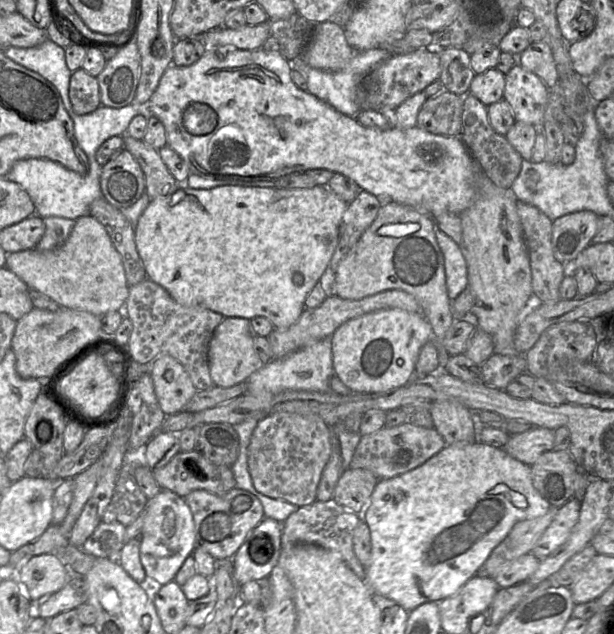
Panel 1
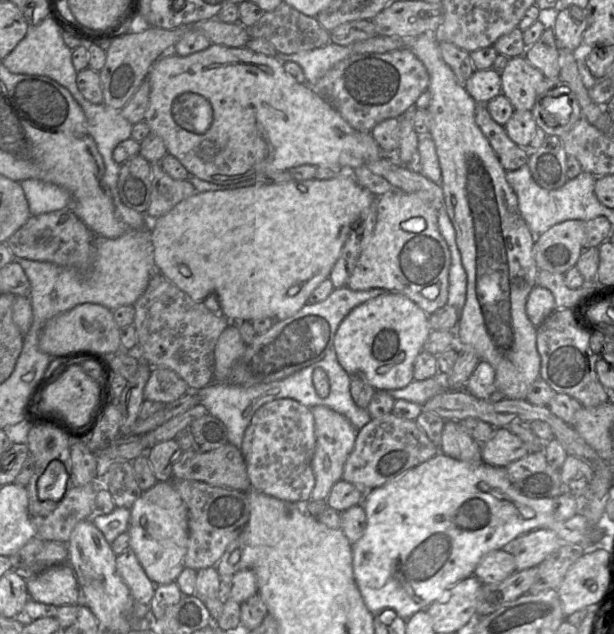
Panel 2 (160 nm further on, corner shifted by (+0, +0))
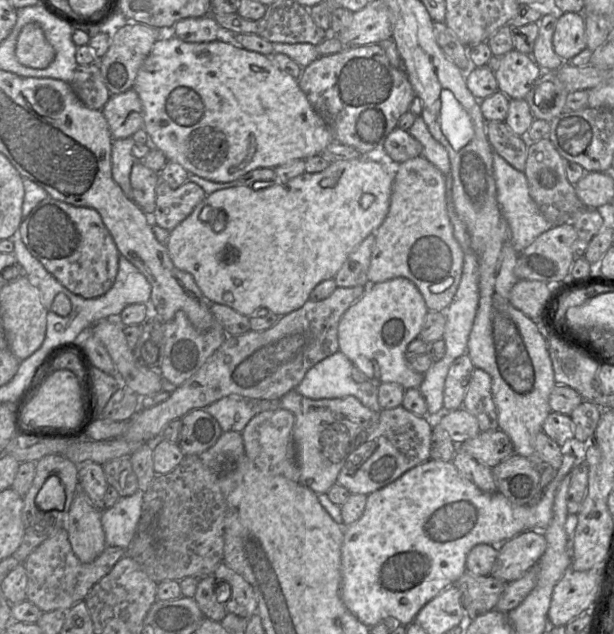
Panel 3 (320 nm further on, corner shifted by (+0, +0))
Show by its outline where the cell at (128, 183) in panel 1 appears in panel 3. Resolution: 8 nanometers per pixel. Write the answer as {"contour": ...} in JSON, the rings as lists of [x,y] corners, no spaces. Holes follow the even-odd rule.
{"contour":[[[141,160],[133,164],[130,182],[133,201],[148,215],[152,215],[156,207],[156,187],[159,174],[146,167]]]}

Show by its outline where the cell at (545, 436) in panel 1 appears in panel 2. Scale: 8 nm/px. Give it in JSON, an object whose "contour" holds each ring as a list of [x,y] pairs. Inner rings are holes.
{"contour":[[[507,427],[495,428],[492,437],[481,444],[482,461],[491,466],[506,467],[529,452],[525,443]]]}

